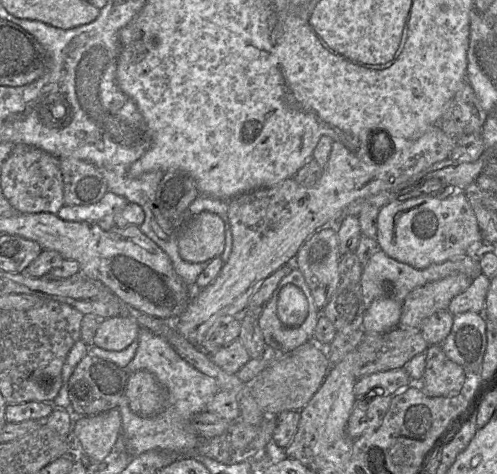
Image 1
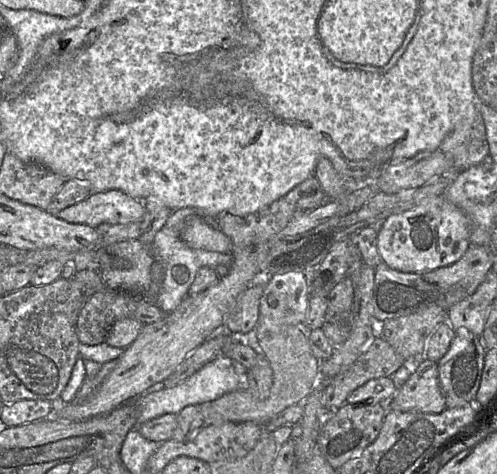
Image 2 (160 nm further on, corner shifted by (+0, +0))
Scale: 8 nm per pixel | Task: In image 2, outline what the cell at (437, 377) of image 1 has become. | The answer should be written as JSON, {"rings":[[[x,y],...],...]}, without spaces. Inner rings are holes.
{"rings":[[[424,356],[419,359],[416,370],[386,405],[388,409],[424,413],[445,410],[446,400],[439,383],[437,363]]]}

